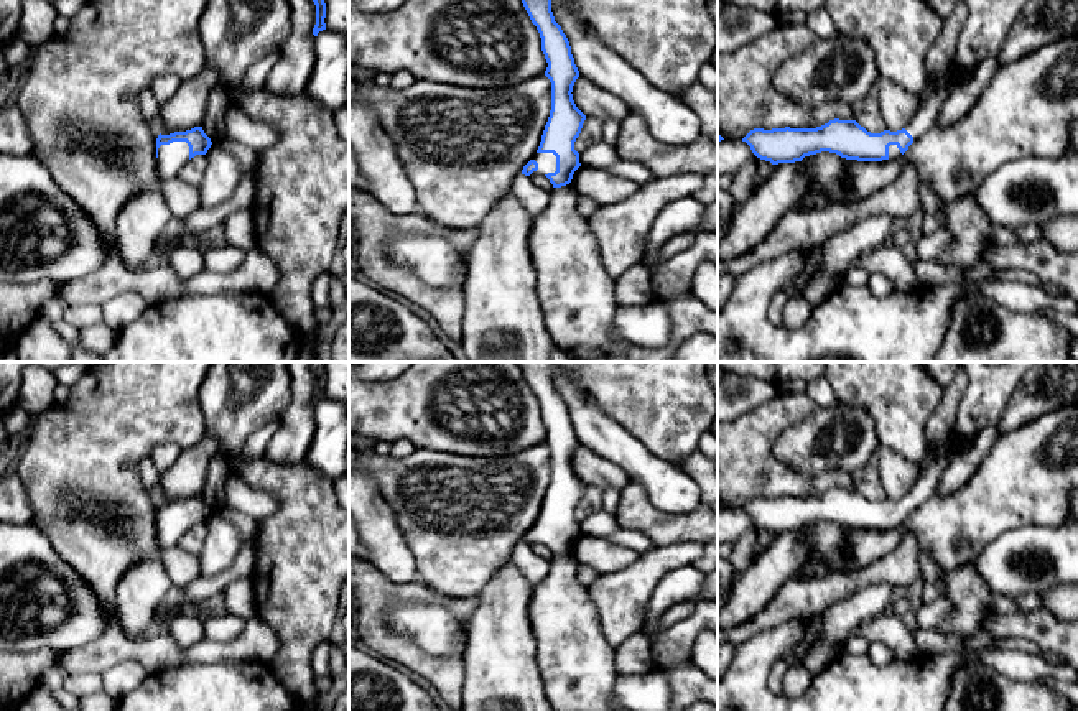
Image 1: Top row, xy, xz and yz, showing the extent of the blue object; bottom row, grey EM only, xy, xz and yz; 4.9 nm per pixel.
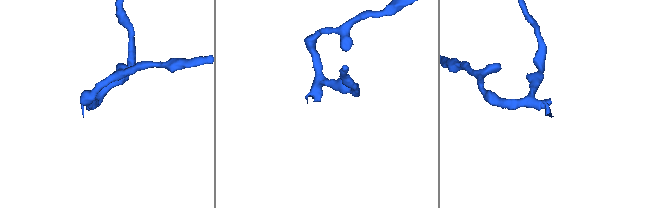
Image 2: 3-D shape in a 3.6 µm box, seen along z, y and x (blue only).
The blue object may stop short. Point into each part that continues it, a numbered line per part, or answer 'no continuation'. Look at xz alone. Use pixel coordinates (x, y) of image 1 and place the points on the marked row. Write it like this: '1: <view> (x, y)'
1: xz (547, 162)

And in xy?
1: xy (173, 157)

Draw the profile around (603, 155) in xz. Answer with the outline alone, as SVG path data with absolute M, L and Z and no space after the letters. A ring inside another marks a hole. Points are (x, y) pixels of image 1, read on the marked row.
M596 143L584 151L579 153L579 163L584 166L594 166L594 168L609 168L614 163L617 163L620 158L617 155L617 150L614 145L609 143Z

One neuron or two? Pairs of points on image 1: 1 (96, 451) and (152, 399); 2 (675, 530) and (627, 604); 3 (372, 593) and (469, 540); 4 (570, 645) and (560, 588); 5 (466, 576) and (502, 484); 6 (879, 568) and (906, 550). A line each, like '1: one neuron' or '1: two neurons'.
1: one neuron
2: two neurons
3: two neurons
4: one neuron
5: one neuron
6: one neuron

